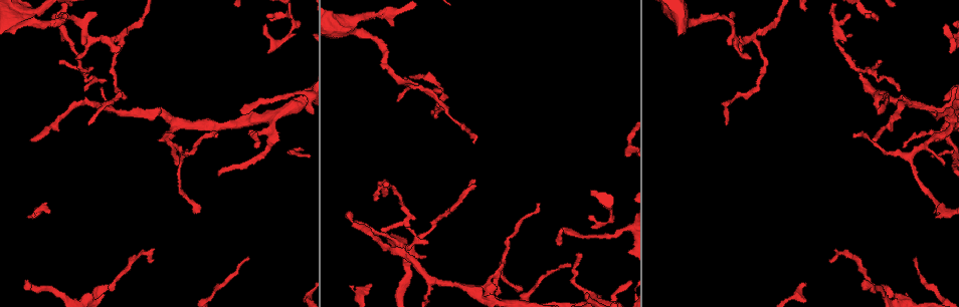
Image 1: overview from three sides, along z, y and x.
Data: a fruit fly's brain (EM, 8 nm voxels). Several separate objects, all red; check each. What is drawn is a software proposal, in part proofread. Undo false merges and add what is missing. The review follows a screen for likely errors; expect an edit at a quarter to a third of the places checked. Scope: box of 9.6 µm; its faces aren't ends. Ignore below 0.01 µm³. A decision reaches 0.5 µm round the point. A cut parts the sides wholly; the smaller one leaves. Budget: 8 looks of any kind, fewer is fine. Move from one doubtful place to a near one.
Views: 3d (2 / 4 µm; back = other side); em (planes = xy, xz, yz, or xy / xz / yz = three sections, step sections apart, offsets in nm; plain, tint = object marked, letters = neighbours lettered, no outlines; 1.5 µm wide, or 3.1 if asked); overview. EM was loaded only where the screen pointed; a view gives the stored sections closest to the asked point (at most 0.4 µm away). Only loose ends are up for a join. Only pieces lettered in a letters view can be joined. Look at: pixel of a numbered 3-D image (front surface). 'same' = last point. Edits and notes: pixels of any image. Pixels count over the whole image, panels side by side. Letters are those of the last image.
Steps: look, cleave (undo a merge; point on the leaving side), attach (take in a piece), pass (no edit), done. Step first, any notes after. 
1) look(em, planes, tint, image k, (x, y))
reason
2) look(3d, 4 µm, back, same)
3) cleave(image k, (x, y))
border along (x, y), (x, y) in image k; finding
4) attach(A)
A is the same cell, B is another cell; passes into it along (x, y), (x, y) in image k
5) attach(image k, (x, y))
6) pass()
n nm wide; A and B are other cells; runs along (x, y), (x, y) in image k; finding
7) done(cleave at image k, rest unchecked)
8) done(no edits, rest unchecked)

look(em, planes, letters, image 1, (60, 59))
thin end

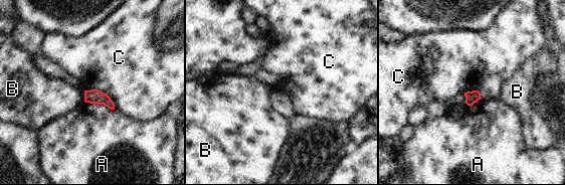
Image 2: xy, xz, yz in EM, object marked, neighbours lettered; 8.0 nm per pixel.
pass()
A, B and C are other cells; border along (84, 89), (104, 91), (115, 108) in image 2; no lettered piece goes on from it

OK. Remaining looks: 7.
look(3d, 2 µm, image 1, (109, 110))

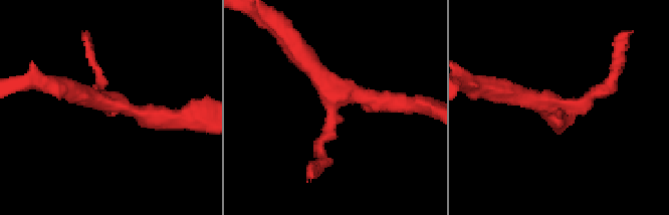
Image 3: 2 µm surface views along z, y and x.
look(em, planes, letters, image 3, (118, 107))

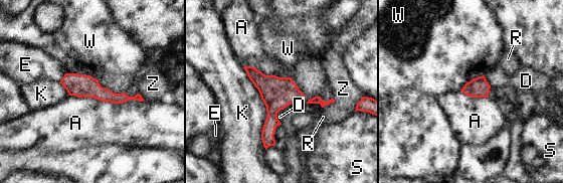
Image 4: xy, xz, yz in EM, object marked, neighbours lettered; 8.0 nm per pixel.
pass()
A, D, E, K, R, S, W and Z are other cells; border along (69, 95), (114, 103), (144, 101) in image 4; continuous, no second neuron

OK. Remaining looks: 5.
look(em, yz, step 4, tint, image 1, (942, 128))

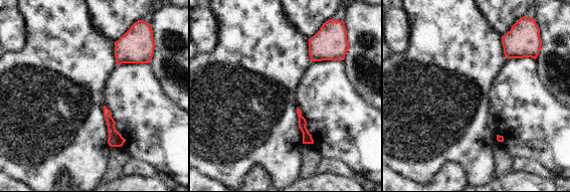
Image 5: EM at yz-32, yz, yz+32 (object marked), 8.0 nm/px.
look(em, planes, tint, same)
another direction

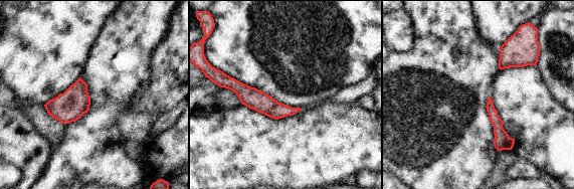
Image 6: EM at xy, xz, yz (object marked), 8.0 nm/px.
look(em, planes, letters, same)

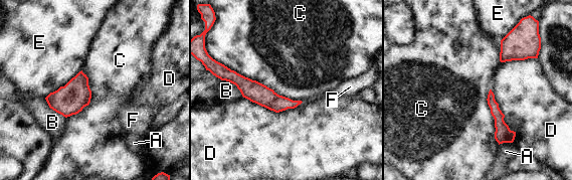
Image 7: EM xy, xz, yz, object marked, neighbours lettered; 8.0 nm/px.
pass()
A, B, C, D, E and F are other cells; runs along (209, 66), (275, 103), (296, 103) in image 7; all the same neuron

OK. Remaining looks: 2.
done(no edits, rest unchecked)

